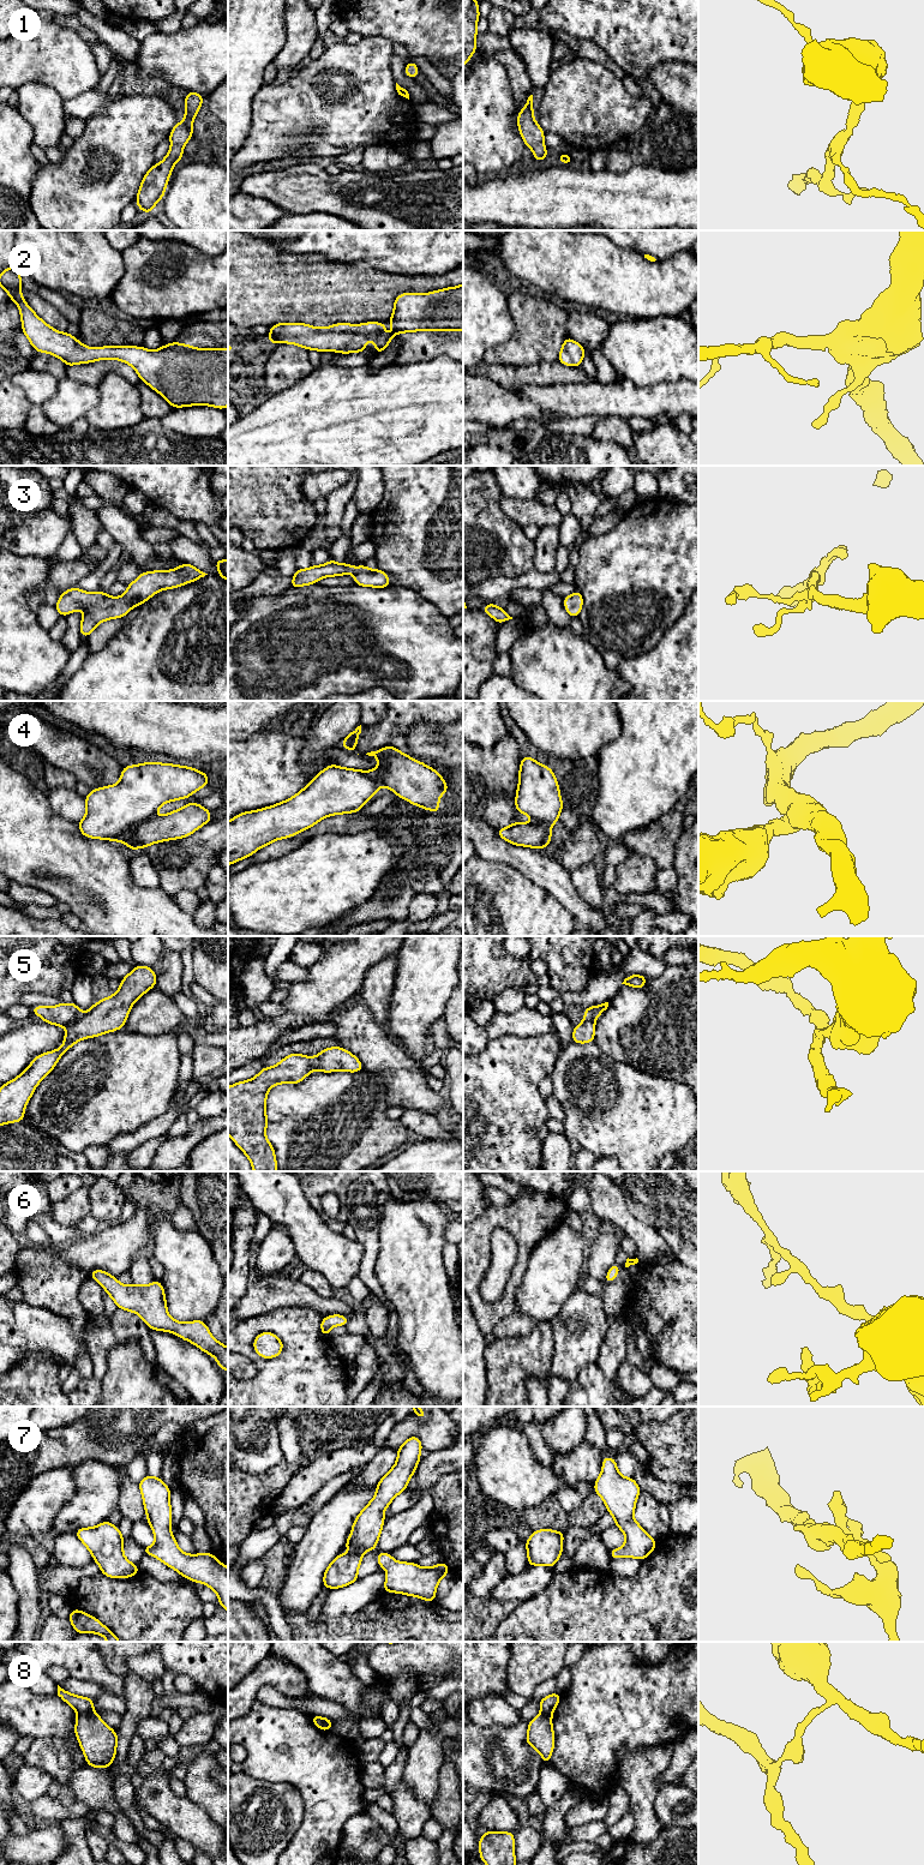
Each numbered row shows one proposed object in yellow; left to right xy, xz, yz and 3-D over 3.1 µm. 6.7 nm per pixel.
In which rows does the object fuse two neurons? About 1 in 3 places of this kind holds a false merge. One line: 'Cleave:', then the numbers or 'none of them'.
Cleave: 4, 5, 8

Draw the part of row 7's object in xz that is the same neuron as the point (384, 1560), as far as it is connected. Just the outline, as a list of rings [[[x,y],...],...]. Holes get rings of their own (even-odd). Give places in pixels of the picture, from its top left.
[[[378,1553],[379,1567],[386,1569],[384,1591],[420,1597],[427,1602],[436,1600],[439,1581],[450,1575],[449,1567],[440,1561],[433,1567],[420,1567],[416,1563],[395,1561],[390,1553]]]

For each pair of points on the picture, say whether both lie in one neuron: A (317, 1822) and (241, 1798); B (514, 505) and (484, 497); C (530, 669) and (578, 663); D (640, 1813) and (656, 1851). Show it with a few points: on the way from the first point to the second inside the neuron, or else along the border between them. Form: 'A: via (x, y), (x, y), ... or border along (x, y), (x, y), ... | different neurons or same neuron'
A: border along (299, 1789), (302, 1797), (304, 1818), (289, 1842) | different neurons
B: border along (502, 495), (500, 509), (517, 525) | different neurons
C: via (542, 665), (566, 665) | same neuron
D: border along (662, 1827), (648, 1842), (637, 1842), (630, 1836) | different neurons

